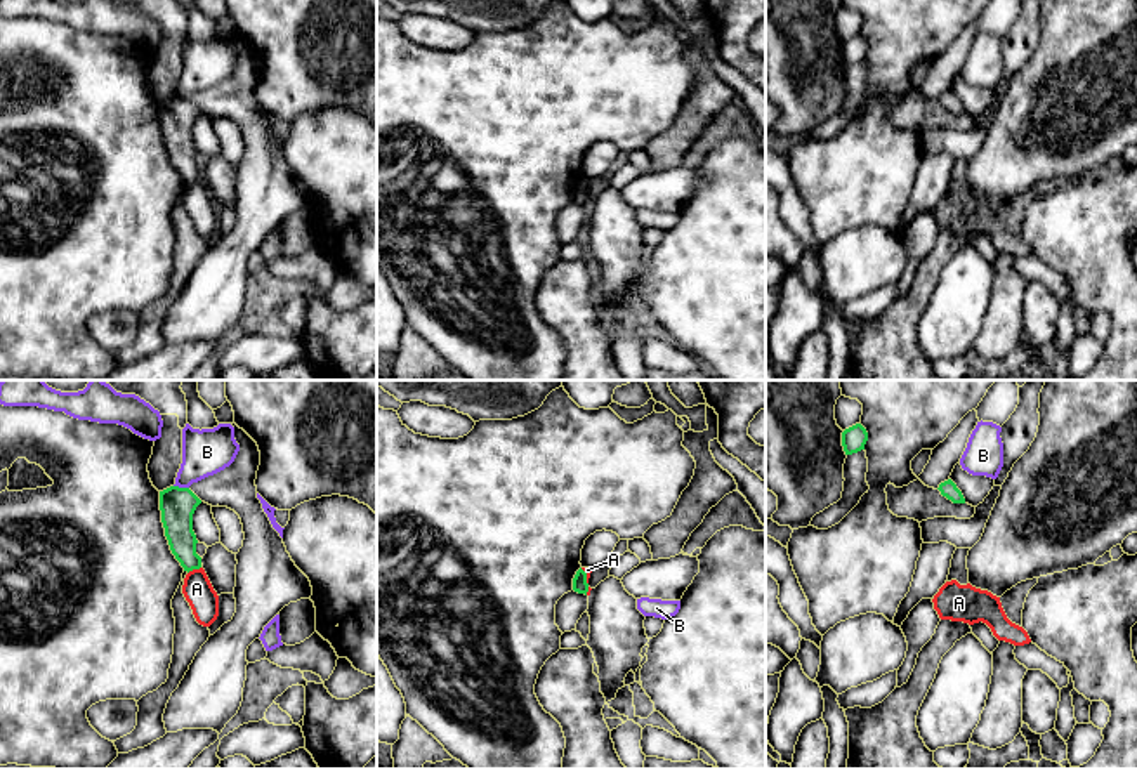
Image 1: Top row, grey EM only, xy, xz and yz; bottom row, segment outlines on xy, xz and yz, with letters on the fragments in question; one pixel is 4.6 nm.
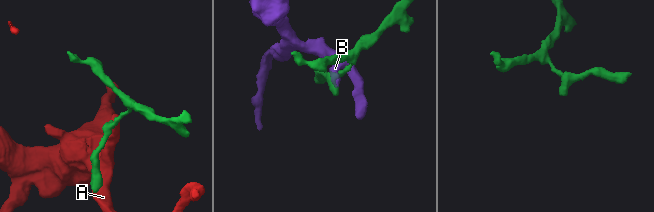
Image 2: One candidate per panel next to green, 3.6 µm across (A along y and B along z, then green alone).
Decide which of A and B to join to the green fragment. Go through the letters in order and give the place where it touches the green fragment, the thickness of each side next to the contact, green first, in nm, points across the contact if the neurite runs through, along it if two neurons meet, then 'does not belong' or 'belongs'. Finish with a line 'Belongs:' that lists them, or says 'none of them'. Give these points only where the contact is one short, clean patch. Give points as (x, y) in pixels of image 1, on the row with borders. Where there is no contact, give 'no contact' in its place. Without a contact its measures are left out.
A: xy (193, 568) | 140/140 nm | along xy (200, 566), (188, 573) | does not belong
B: xy (181, 488) | 160/220 nm | along xy (174, 485), (188, 488) | does not belong
Belongs: none of them

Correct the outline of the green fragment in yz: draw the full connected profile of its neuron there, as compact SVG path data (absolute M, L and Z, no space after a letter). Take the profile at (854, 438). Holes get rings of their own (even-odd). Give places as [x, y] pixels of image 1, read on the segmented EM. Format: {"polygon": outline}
{"polygon": "M856 424L842 432L842 446L845 455L852 455L864 450L866 441L868 432L861 424Z"}

